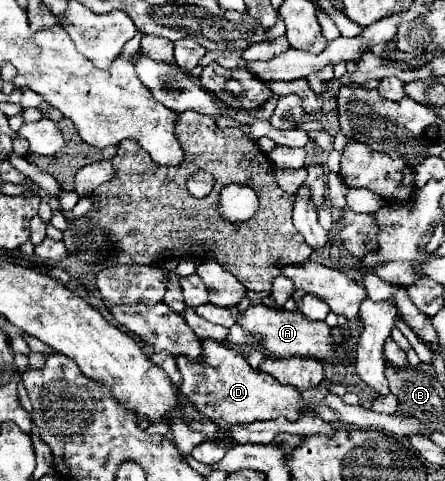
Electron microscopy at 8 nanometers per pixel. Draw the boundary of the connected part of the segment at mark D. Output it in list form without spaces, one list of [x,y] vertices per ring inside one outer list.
[[[203,340],[203,356],[203,362],[175,358],[177,368],[183,376],[181,394],[189,396],[189,400],[193,400],[193,404],[201,408],[205,416],[217,420],[223,432],[229,424],[249,424],[255,420],[269,420],[279,416],[295,422],[301,414],[317,416],[317,412],[313,412],[301,398],[301,392],[297,392],[289,384],[279,384],[277,380],[273,380],[273,376],[265,376],[253,370],[247,360],[235,350],[225,348],[223,344],[213,340]]]

